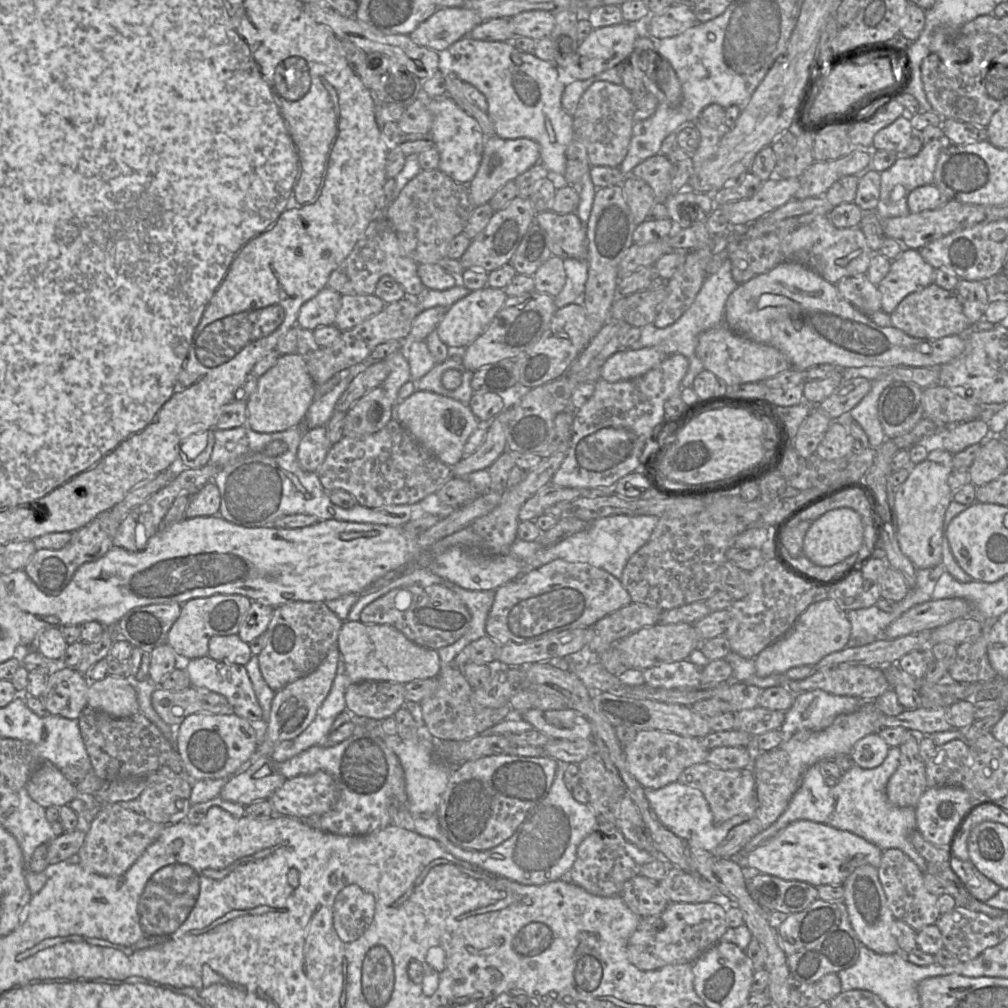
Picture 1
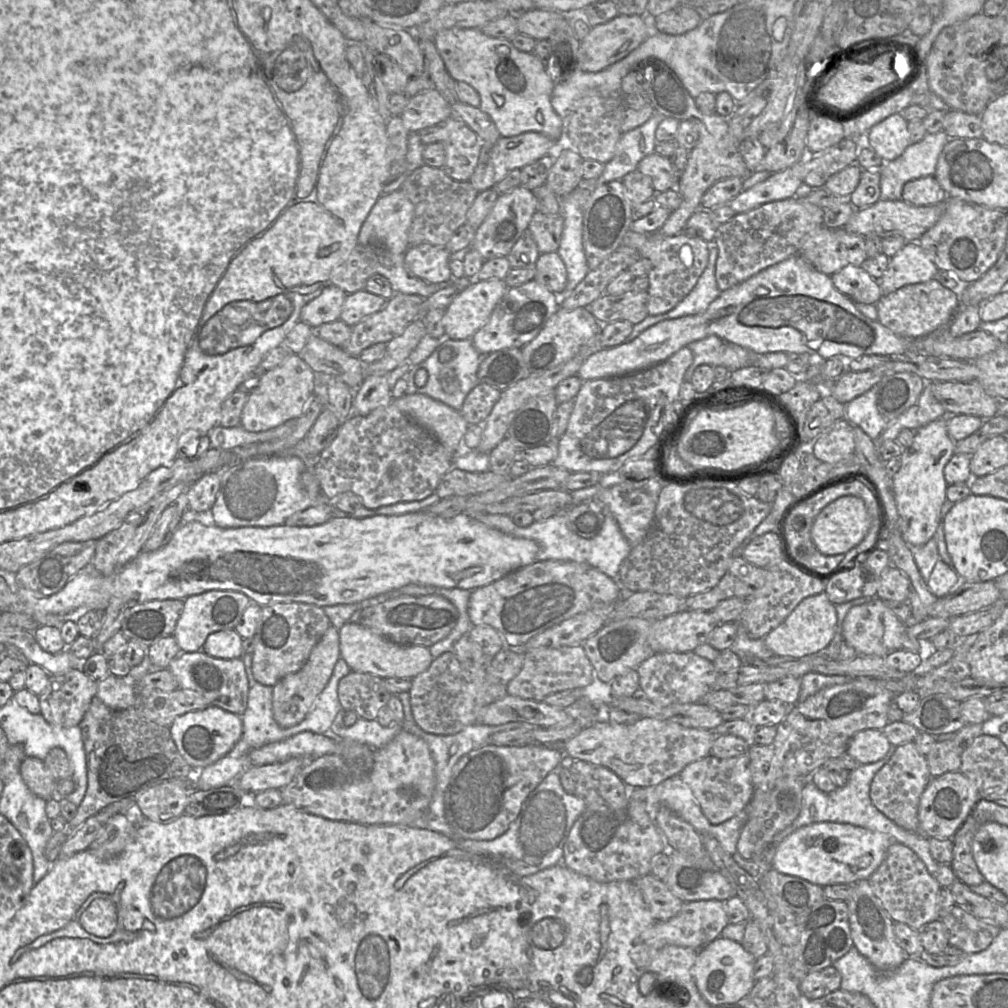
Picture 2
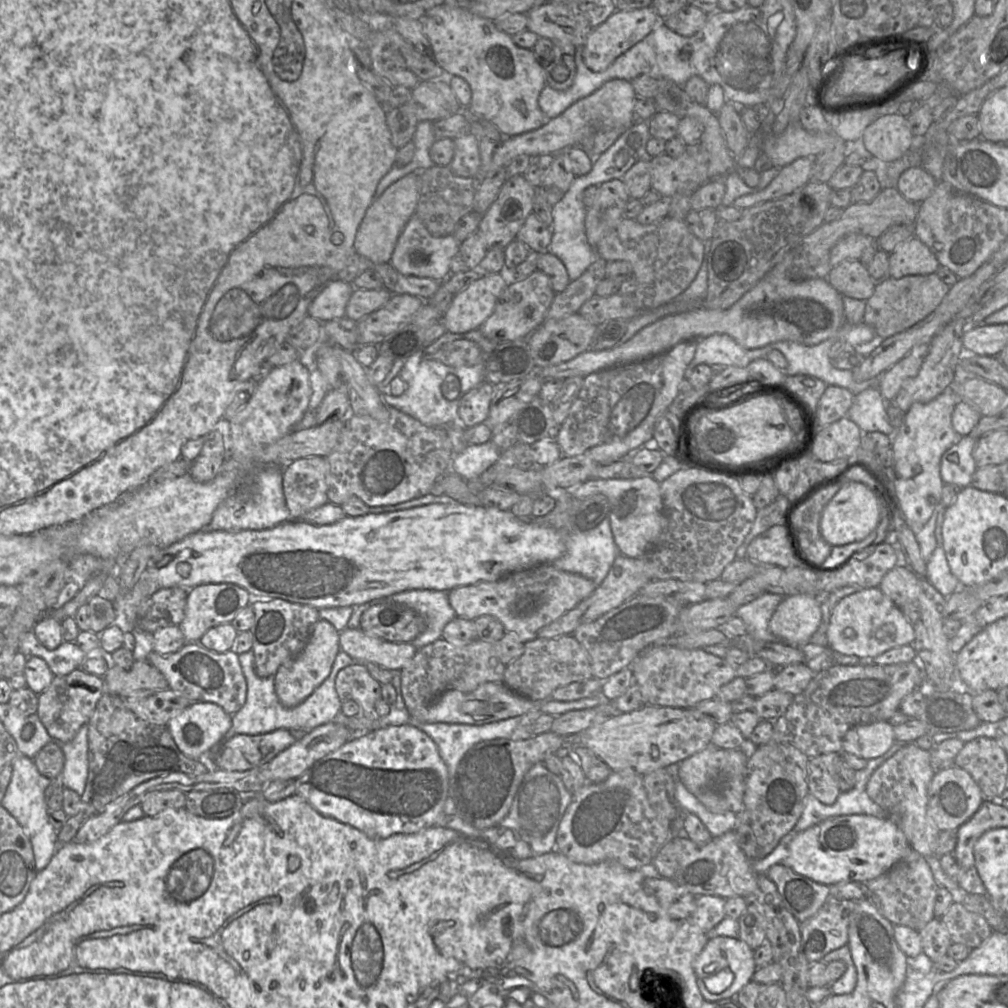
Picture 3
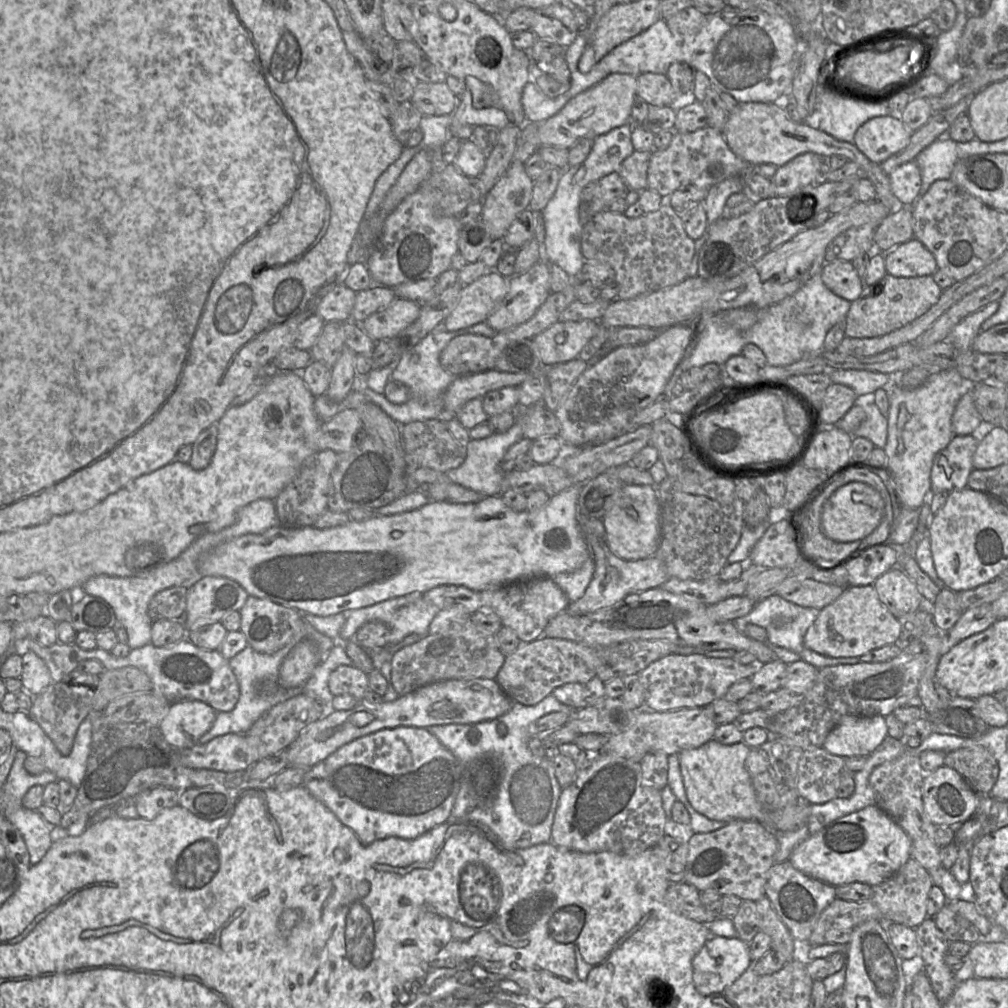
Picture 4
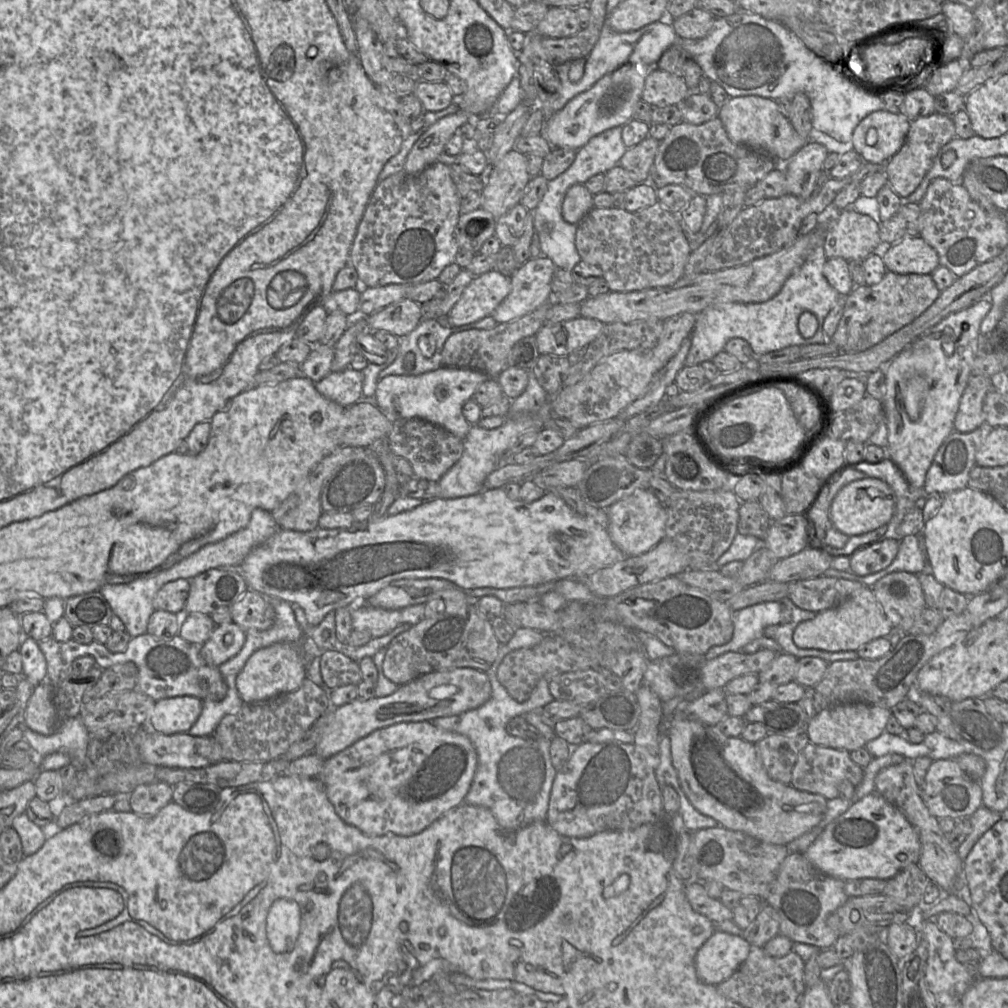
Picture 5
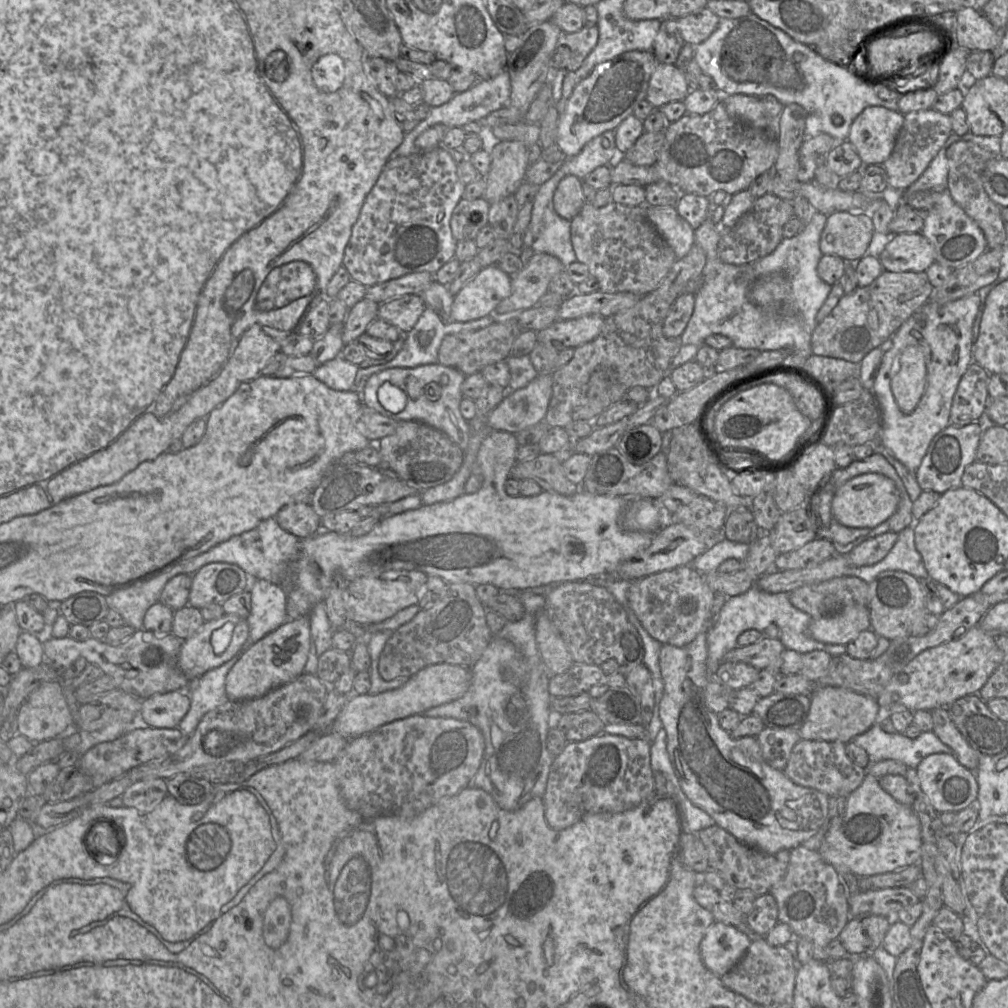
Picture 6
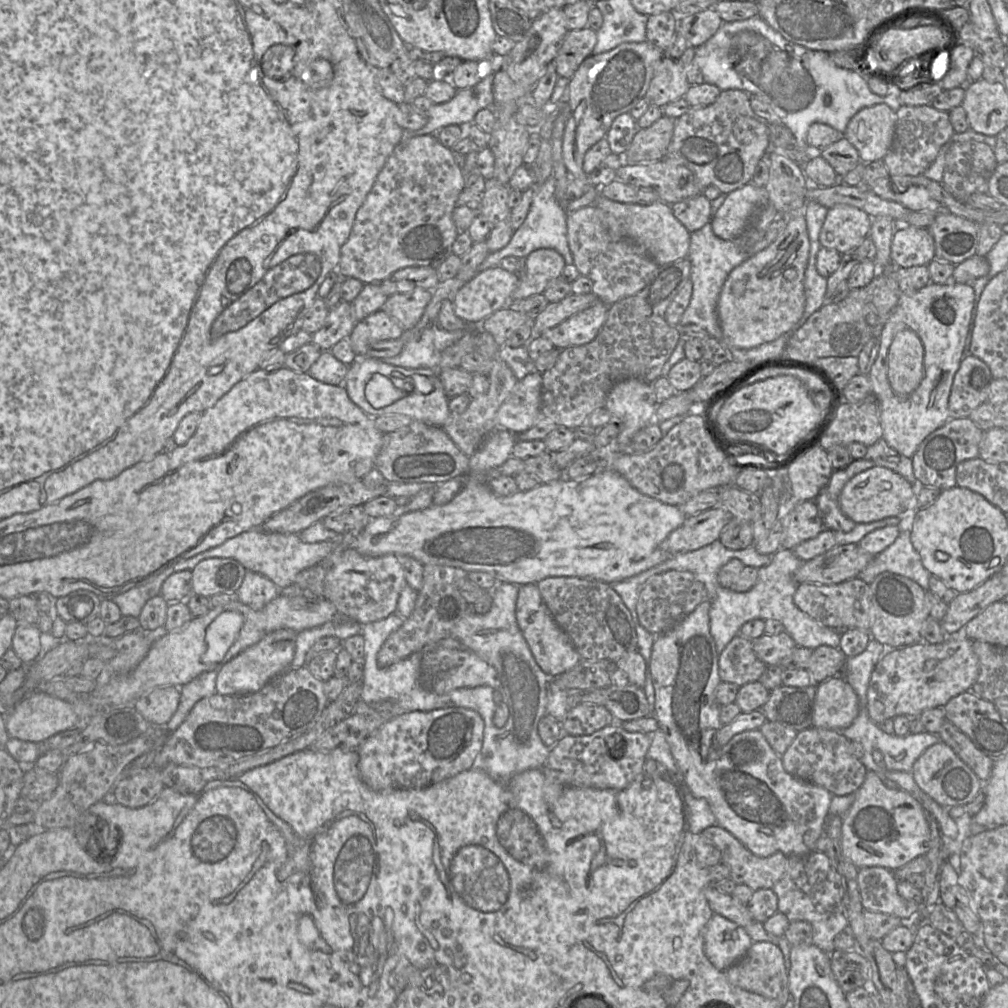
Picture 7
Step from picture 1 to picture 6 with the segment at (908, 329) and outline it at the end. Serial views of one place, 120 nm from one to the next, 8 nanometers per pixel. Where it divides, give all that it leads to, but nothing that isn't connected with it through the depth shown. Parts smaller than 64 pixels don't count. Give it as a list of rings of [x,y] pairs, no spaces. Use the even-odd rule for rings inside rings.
[[[883,270],[870,285],[857,287],[850,294],[845,294],[831,313],[816,325],[811,337],[812,354],[860,363],[872,349],[886,343],[908,318],[926,304],[934,290],[926,272]]]

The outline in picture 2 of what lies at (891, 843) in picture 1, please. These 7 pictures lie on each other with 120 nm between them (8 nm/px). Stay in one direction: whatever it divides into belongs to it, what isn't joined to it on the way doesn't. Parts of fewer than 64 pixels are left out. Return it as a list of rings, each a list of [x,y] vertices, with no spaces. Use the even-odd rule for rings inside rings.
[[[892,745],[888,753],[881,760],[870,764],[861,764],[855,770],[850,771],[846,785],[837,787],[830,793],[822,792],[810,779],[806,780],[802,790],[802,808],[798,817],[791,825],[779,832],[773,838],[771,844],[764,851],[763,865],[759,866],[770,866],[777,846],[799,828],[819,822],[836,822],[851,824],[890,835],[895,842],[901,843],[912,849],[924,862],[927,870],[934,876],[940,864],[930,853],[929,838],[921,832],[908,831],[898,826],[881,813],[873,805],[870,799],[870,786],[875,774],[891,759],[896,748],[897,746]]]

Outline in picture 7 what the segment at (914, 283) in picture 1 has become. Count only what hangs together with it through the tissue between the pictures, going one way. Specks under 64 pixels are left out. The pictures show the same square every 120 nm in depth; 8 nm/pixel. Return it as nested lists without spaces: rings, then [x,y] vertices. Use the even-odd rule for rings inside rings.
[[[897,224],[891,243],[891,259],[896,267],[928,265],[935,257],[935,242],[928,228]]]

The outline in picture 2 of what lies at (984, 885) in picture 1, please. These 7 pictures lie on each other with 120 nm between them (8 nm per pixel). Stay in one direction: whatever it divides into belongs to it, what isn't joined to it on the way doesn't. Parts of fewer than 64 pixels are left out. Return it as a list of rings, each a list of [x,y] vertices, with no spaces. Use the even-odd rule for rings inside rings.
[[[976,814],[972,816],[958,831],[953,839],[953,860],[951,867],[958,880],[968,886],[979,885],[986,881],[978,869],[972,854],[972,842],[976,831]]]

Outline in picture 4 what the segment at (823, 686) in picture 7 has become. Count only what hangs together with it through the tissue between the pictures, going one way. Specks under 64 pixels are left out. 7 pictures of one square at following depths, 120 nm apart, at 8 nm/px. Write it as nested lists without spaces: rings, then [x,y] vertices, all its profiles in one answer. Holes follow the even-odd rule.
[[[881,715],[845,716],[828,734],[822,747],[843,758],[868,757],[876,751],[887,735],[886,720]]]

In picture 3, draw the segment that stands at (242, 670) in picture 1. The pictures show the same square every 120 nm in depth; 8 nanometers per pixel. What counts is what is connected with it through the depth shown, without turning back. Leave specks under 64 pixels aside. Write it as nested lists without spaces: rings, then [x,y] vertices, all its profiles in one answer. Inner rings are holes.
[[[186,642],[171,654],[152,651],[146,661],[164,675],[169,689],[185,695],[193,702],[216,704],[229,715],[238,712],[245,704],[247,682],[241,669],[239,654],[235,652],[218,653],[204,648],[199,642]]]

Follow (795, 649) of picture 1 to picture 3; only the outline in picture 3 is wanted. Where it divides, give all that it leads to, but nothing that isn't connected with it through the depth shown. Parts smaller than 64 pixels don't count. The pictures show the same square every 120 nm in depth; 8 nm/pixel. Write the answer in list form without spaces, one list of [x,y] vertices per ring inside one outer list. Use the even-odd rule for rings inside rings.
[[[799,594],[779,604],[769,622],[769,631],[782,642],[797,647],[810,643],[822,621],[821,598]]]

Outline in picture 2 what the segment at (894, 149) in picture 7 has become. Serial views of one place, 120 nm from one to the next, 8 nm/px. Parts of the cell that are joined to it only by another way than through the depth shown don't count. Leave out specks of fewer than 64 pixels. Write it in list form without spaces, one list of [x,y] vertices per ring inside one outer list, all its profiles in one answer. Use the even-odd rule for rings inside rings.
[[[927,176],[907,182],[902,191],[902,199],[916,206],[943,204],[948,198],[935,176]]]

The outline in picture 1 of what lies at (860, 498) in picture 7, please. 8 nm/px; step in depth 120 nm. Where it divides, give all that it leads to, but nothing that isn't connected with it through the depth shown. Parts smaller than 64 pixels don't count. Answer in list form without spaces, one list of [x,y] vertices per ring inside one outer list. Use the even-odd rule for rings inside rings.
[[[837,508],[823,514],[815,520],[806,532],[803,552],[808,560],[806,564],[829,567],[852,556],[863,542],[863,523],[861,516],[851,508]]]

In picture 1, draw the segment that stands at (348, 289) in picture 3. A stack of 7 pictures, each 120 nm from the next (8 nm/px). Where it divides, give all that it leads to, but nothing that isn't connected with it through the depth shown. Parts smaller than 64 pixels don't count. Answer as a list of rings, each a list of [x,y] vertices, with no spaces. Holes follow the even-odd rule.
[[[327,286],[300,307],[297,316],[297,326],[314,331],[318,327],[334,325],[341,305],[342,295]]]

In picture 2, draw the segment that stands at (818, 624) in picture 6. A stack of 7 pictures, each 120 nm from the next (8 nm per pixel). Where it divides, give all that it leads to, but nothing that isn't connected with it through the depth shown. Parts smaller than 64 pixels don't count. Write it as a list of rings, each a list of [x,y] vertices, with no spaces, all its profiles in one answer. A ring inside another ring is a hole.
[[[874,597],[868,603],[852,607],[842,625],[845,643],[860,655],[877,655],[886,657],[897,650],[910,650],[921,655],[923,663],[935,652],[931,640],[918,640],[908,633],[908,625],[902,622],[887,606]]]

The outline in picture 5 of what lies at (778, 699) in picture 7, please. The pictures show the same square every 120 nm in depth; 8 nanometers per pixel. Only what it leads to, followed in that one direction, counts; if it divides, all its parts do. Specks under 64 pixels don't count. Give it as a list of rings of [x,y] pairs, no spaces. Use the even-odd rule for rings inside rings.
[[[769,700],[753,705],[743,717],[746,723],[758,722],[762,724],[767,733],[779,735],[795,735],[806,732],[807,718],[802,707],[797,702],[778,702]]]

